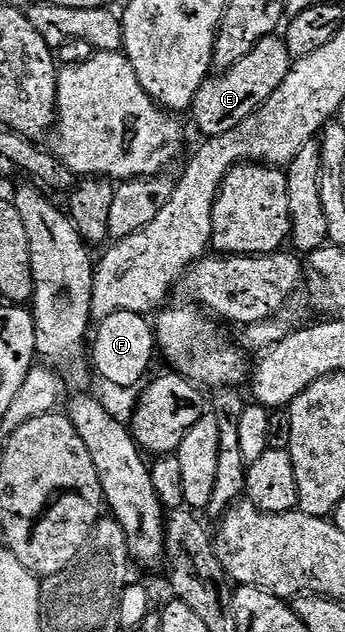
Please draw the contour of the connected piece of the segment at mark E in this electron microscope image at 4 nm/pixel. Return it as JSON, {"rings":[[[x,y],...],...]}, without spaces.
{"rings":[[[269,34],[243,60],[230,70],[222,70],[206,78],[205,82],[195,92],[195,100],[191,107],[193,122],[202,130],[205,138],[223,136],[223,132],[231,132],[235,124],[243,124],[247,116],[251,116],[267,99],[273,95],[275,88],[287,80],[295,59],[289,55],[289,49],[284,37]]]}

